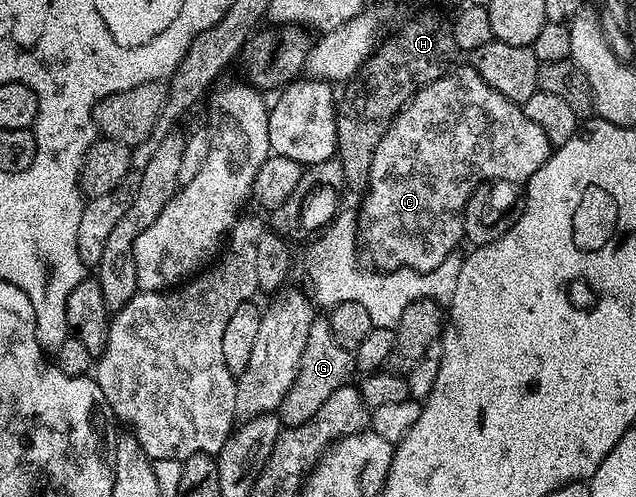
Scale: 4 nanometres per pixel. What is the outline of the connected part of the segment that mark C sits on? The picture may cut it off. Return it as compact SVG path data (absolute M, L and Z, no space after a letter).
M458 67L425 85L400 109L373 153L367 189L362 196L363 208L357 211L357 227L362 238L363 235L367 238L367 251L376 268L437 269L445 257L456 254L455 246L464 242L463 210L479 184L492 183L495 179L526 184L551 156L553 148L545 129L529 121L520 104L497 93L474 67Z

